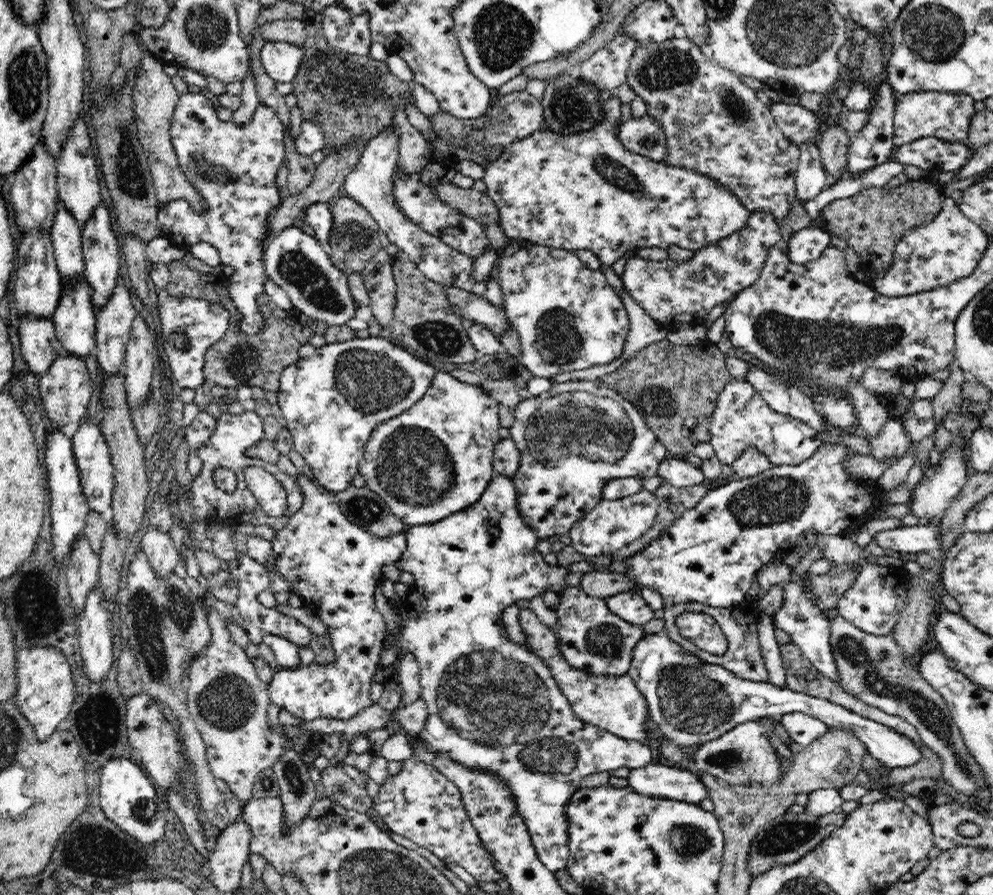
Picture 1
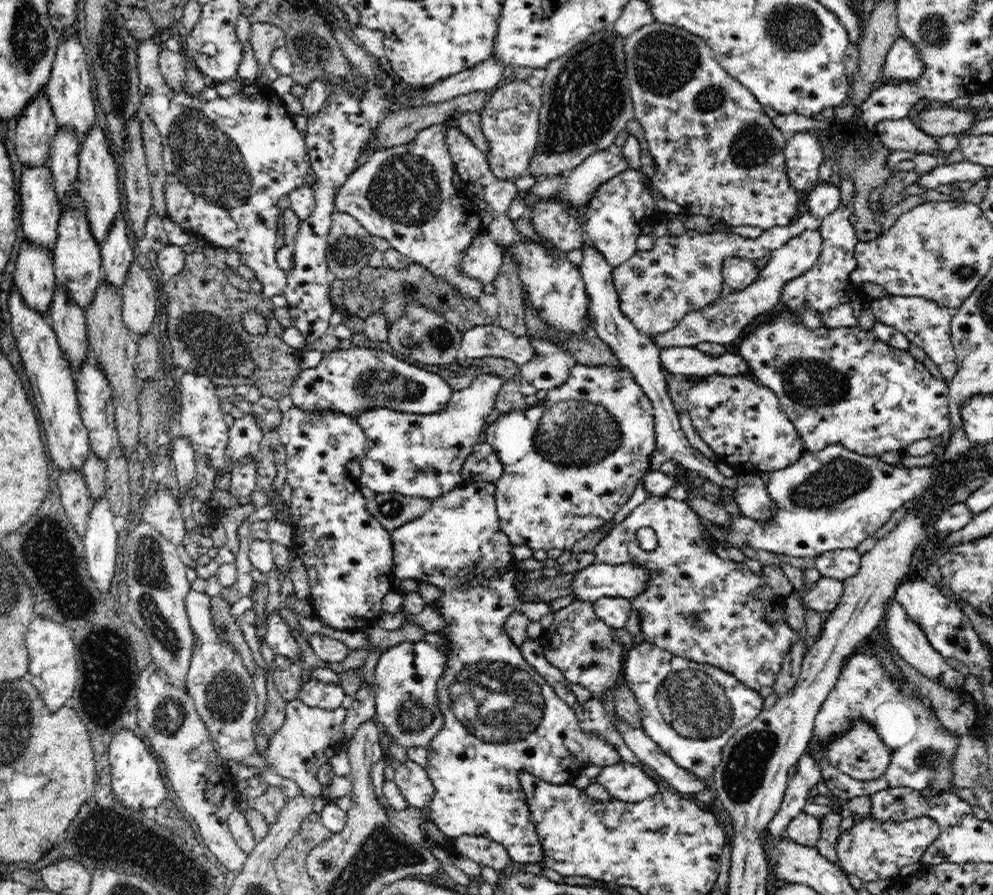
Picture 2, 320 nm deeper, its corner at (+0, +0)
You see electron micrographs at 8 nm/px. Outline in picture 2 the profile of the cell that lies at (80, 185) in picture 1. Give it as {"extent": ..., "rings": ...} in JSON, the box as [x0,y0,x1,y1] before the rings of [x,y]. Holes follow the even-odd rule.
{"extent":[44,27,96,144],"rings":[[[74,27],[74,31],[59,41],[59,48],[51,66],[51,76],[44,88],[53,116],[56,117],[57,128],[72,130],[72,133],[76,133],[76,137],[80,137],[80,144],[96,122],[96,104],[91,95],[90,63],[86,55]]]}

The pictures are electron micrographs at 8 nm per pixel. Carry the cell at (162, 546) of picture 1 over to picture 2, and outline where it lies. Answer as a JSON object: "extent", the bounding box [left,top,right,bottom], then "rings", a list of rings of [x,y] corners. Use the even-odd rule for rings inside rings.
{"extent":[142,489,186,545],"rings":[[[158,489],[148,499],[143,510],[142,520],[148,521],[154,529],[174,545],[186,544],[184,518],[180,512],[180,503],[168,489]]]}

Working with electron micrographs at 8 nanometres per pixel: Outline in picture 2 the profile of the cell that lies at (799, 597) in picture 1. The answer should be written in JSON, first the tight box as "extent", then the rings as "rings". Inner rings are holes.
{"extent":[807,652,963,804],"rings":[[[857,652],[846,662],[834,689],[816,715],[813,736],[807,749],[812,757],[817,758],[823,781],[840,804],[848,799],[902,786],[914,790],[930,788],[936,794],[958,794],[959,788],[952,785],[953,762],[963,738],[946,729],[928,703],[929,701],[925,703],[919,700],[917,696],[905,694],[901,690],[900,681],[886,672],[878,654]],[[856,719],[868,721],[884,744],[891,749],[887,775],[863,782],[828,765],[826,758],[823,758],[825,744],[832,737],[845,733]]]}

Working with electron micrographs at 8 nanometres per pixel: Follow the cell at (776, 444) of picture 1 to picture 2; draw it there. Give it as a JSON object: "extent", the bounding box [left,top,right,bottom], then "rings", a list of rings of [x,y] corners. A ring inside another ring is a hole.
{"extent":[688,375,806,476],"rings":[[[712,375],[701,377],[689,390],[688,408],[692,425],[714,454],[716,462],[724,463],[734,469],[736,476],[748,473],[768,475],[776,470],[782,470],[796,462],[806,451],[800,433],[795,424],[780,408],[776,393],[764,386],[758,380],[744,375]]]}

